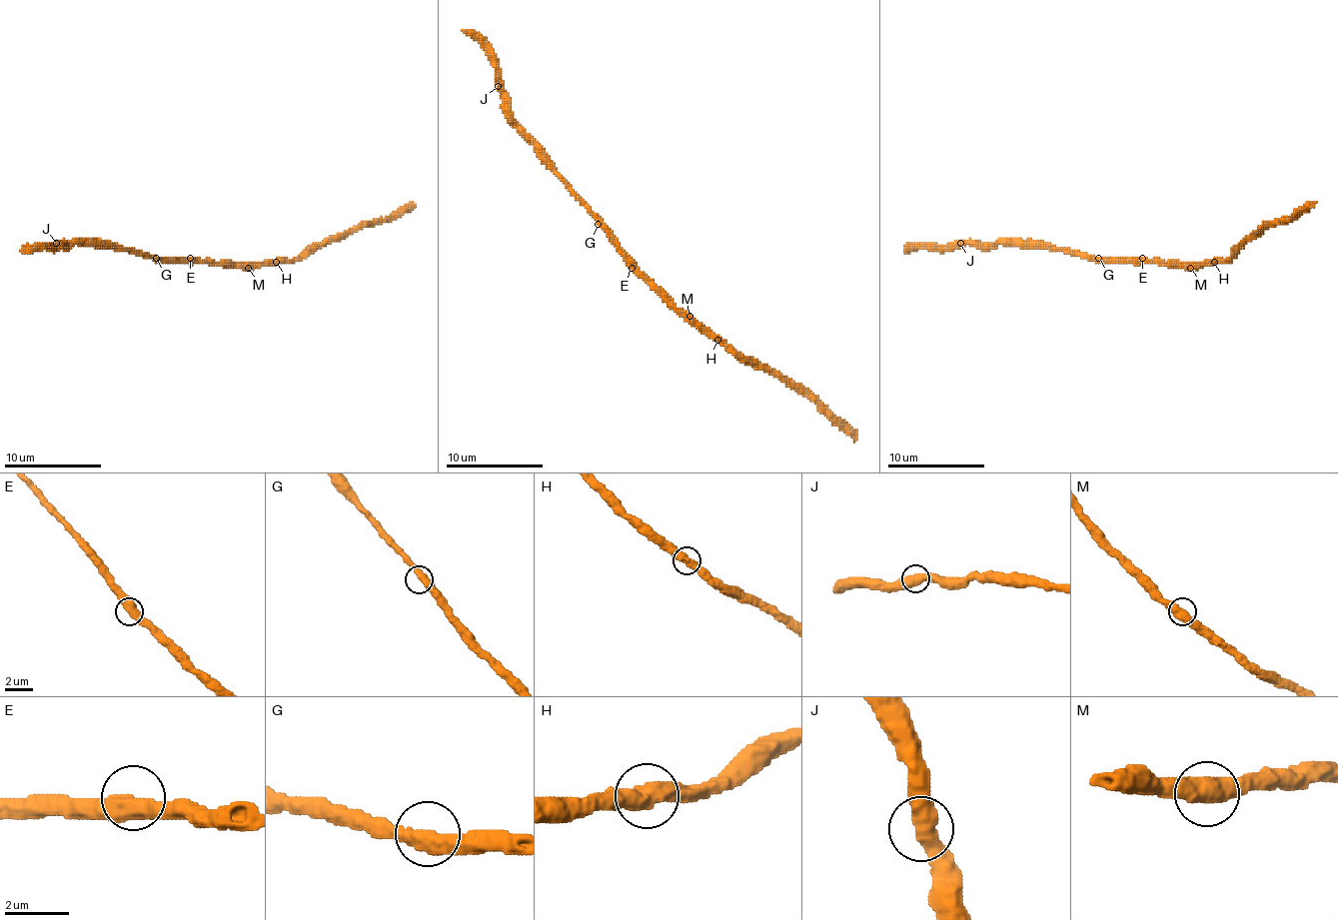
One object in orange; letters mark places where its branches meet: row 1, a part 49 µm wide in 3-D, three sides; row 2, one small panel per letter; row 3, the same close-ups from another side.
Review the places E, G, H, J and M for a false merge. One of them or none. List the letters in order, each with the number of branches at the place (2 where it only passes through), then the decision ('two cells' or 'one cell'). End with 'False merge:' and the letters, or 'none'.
E: branches 2; one cell
G: branches 2; one cell
H: branches 2; one cell
J: branches 2; one cell
M: branches 2; one cell
False merge: none

